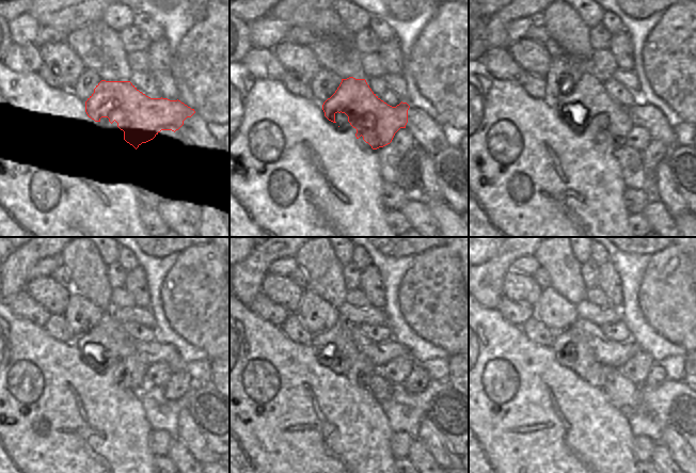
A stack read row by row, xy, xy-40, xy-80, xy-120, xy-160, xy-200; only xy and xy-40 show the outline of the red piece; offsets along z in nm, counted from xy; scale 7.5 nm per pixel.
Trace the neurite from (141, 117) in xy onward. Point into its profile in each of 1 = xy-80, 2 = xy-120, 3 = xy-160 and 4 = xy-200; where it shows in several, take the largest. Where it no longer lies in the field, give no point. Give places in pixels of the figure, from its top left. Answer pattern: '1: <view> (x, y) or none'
1: xy-80 (612, 123)
2: xy-120 (108, 336)
3: xy-160 (352, 363)
4: xy-200 (571, 349)

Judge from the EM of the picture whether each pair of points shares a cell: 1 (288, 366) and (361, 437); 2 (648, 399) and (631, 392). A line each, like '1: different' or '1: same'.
1: same
2: different

